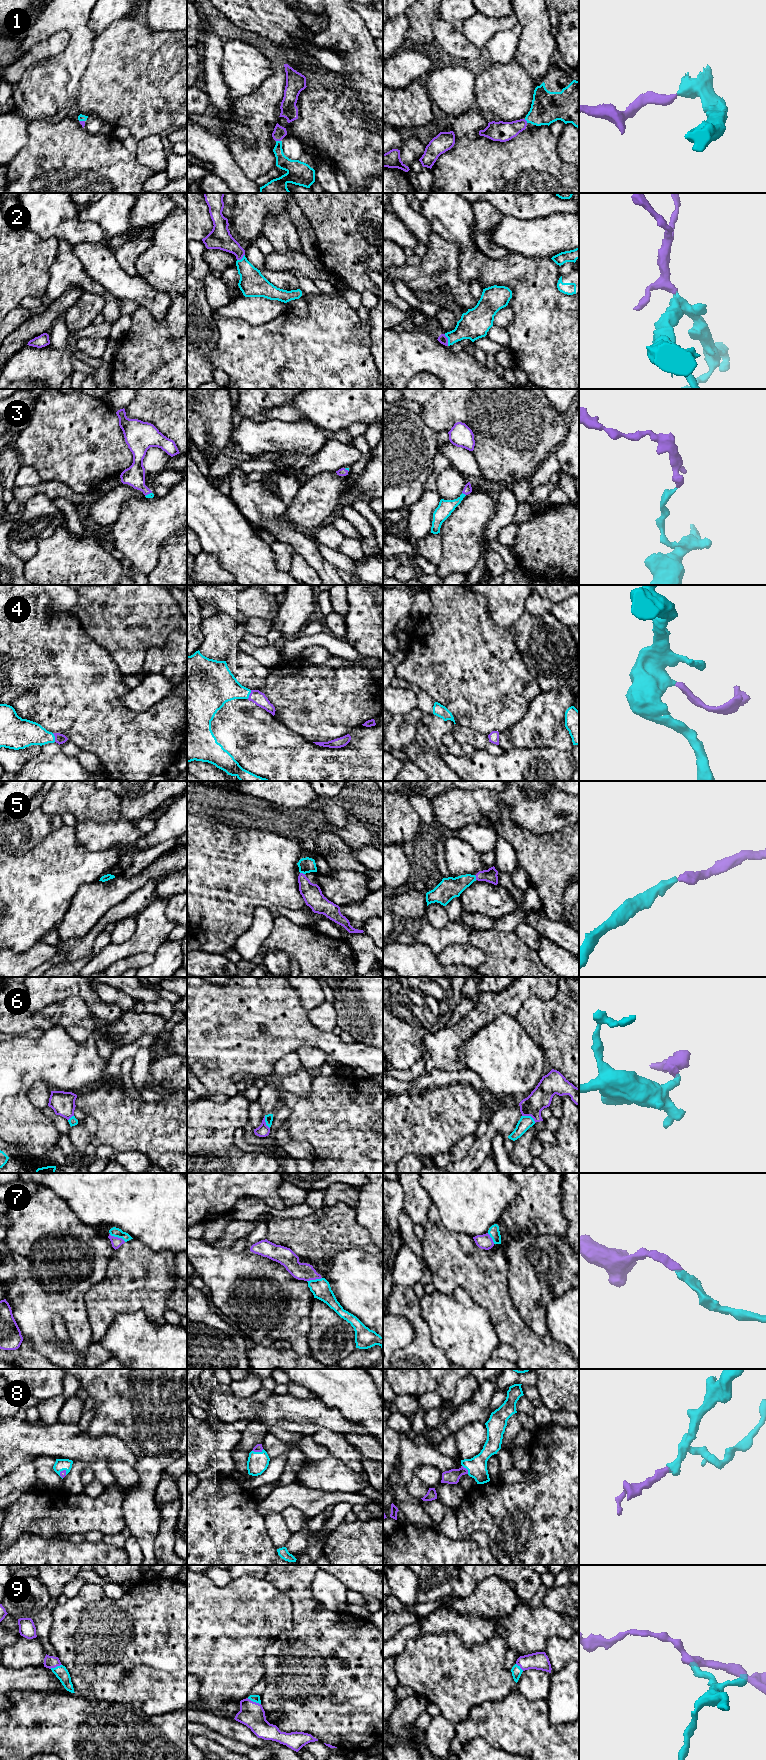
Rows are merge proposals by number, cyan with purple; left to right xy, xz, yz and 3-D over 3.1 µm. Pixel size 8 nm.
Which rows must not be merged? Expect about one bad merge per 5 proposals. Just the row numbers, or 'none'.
6

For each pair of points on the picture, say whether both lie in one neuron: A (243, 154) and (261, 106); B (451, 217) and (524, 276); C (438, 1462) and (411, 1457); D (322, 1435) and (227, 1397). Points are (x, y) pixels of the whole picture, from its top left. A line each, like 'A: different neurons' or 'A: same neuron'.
A: same neuron
B: same neuron
C: same neuron
D: different neurons

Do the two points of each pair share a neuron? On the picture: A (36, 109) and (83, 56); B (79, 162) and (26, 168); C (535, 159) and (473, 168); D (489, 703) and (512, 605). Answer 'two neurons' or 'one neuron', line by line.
A: one neuron
B: one neuron
C: one neuron
D: two neurons

